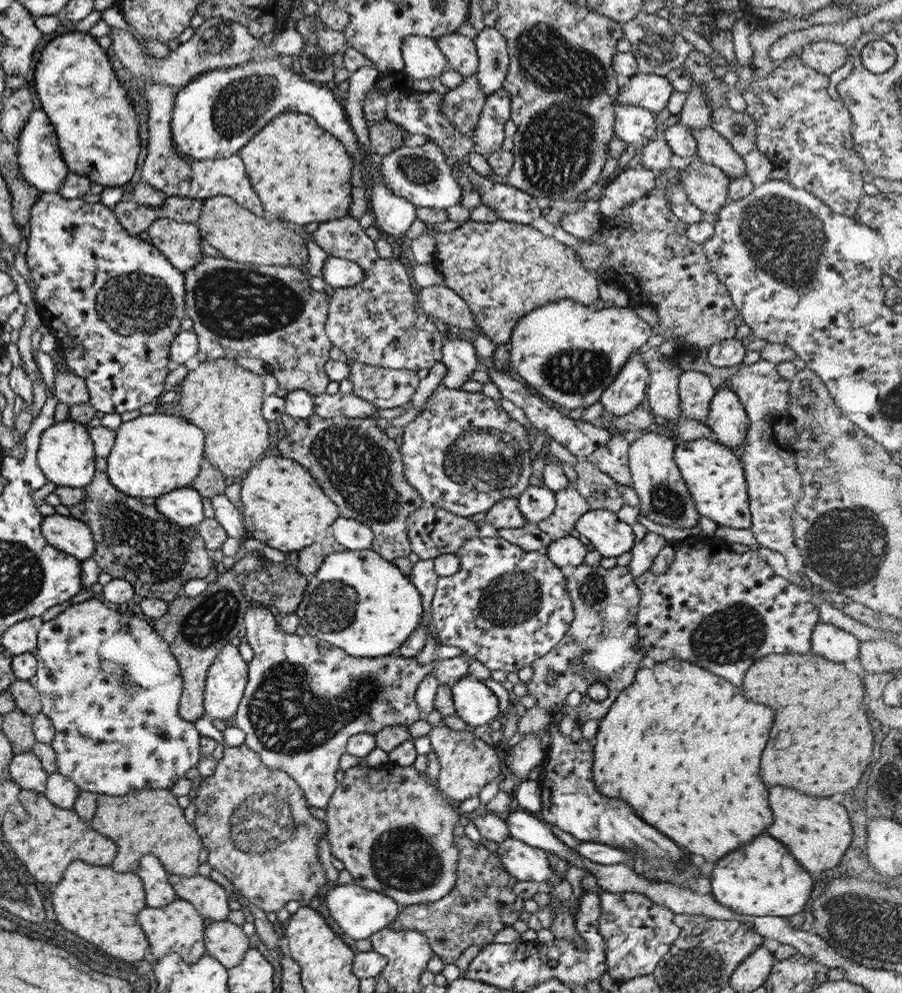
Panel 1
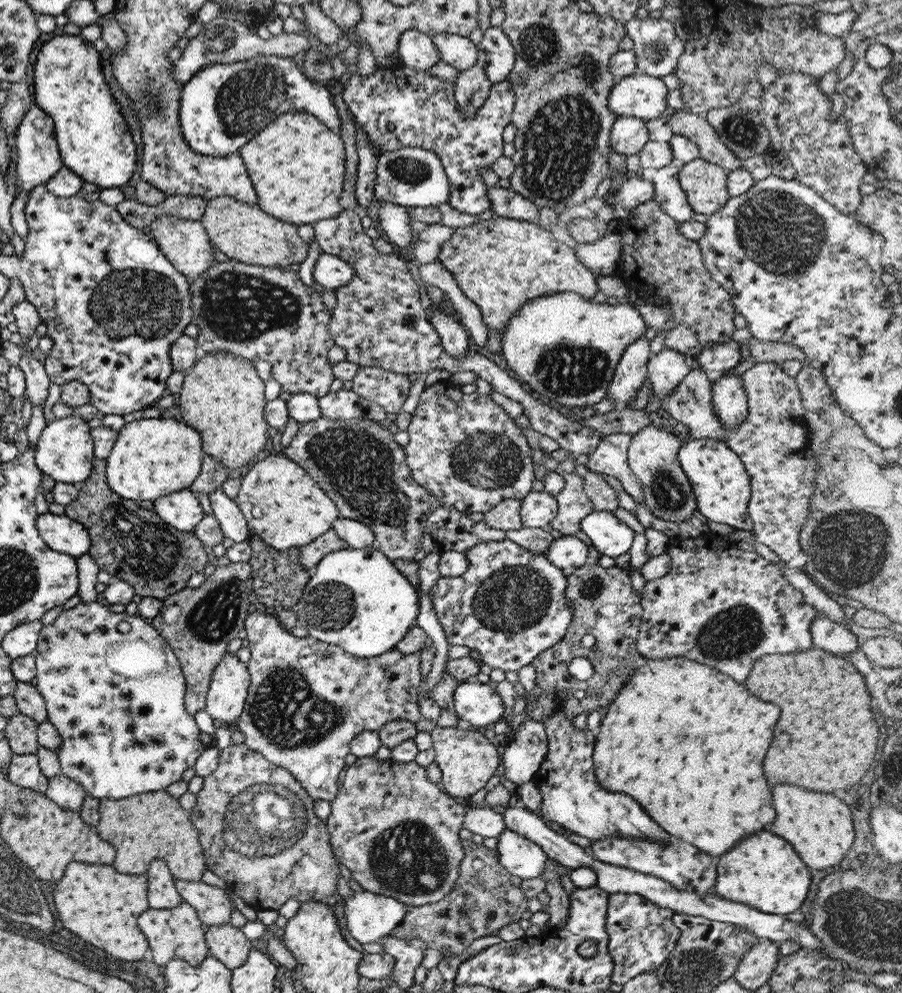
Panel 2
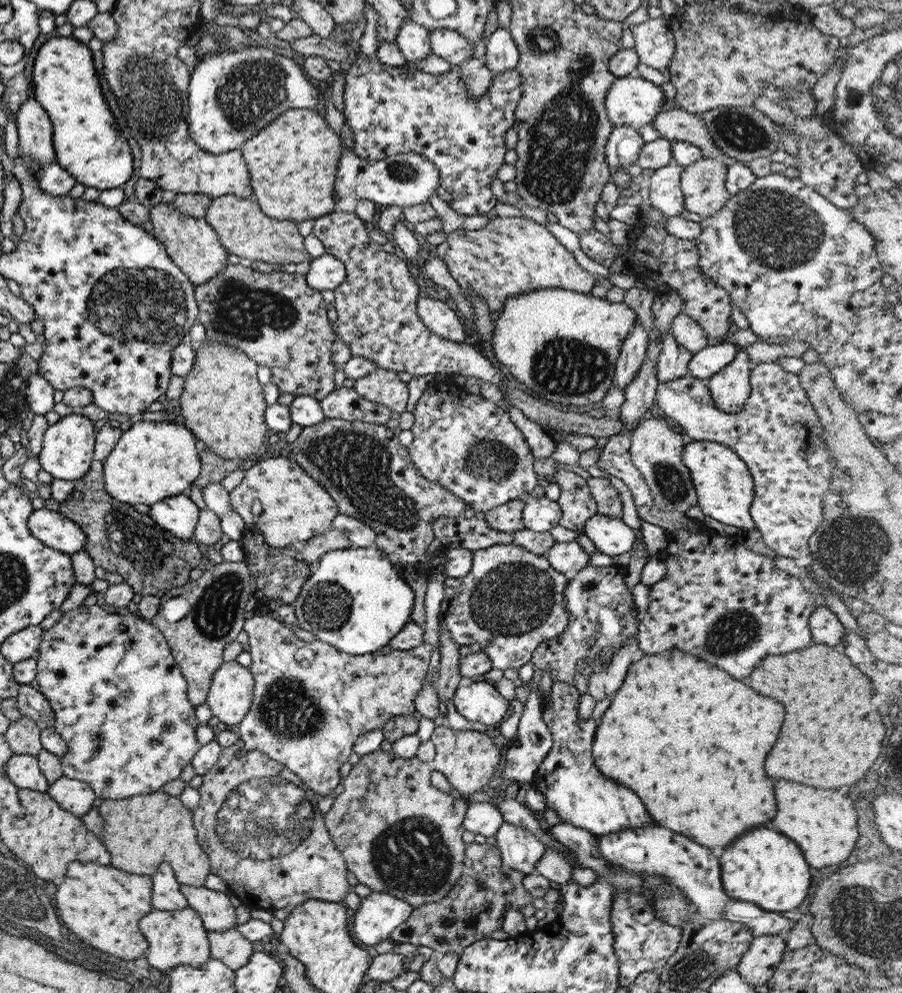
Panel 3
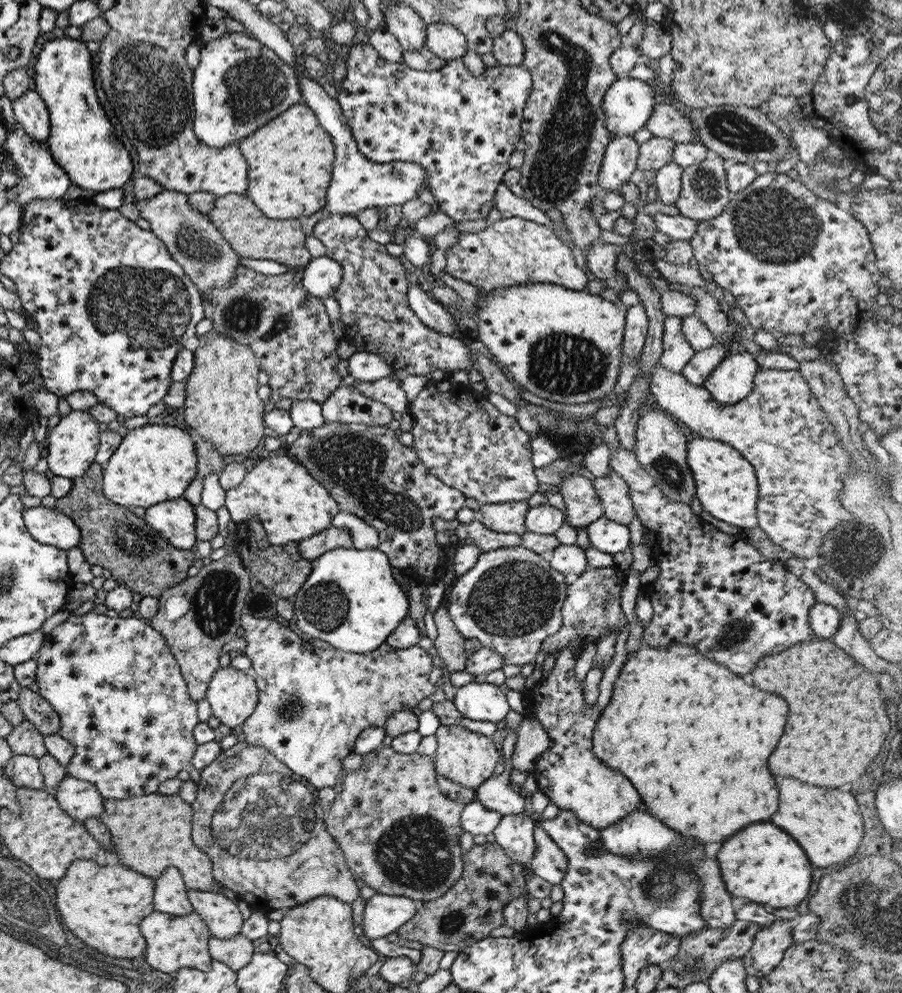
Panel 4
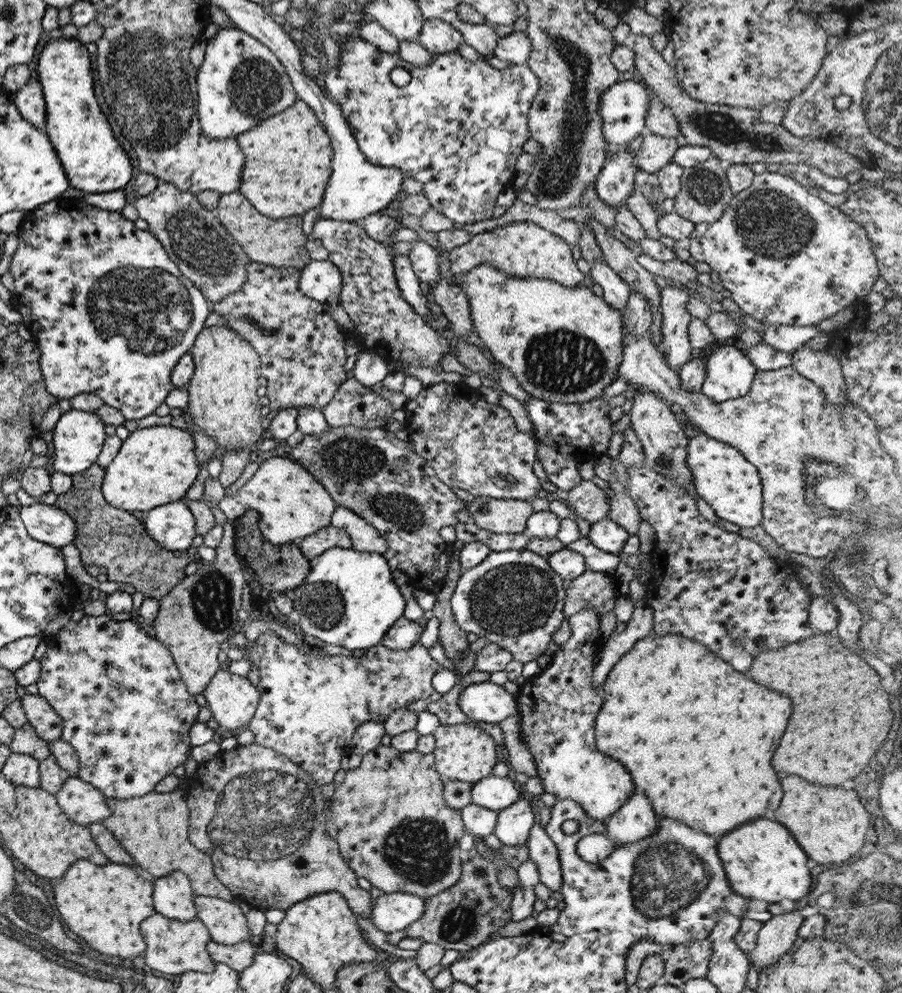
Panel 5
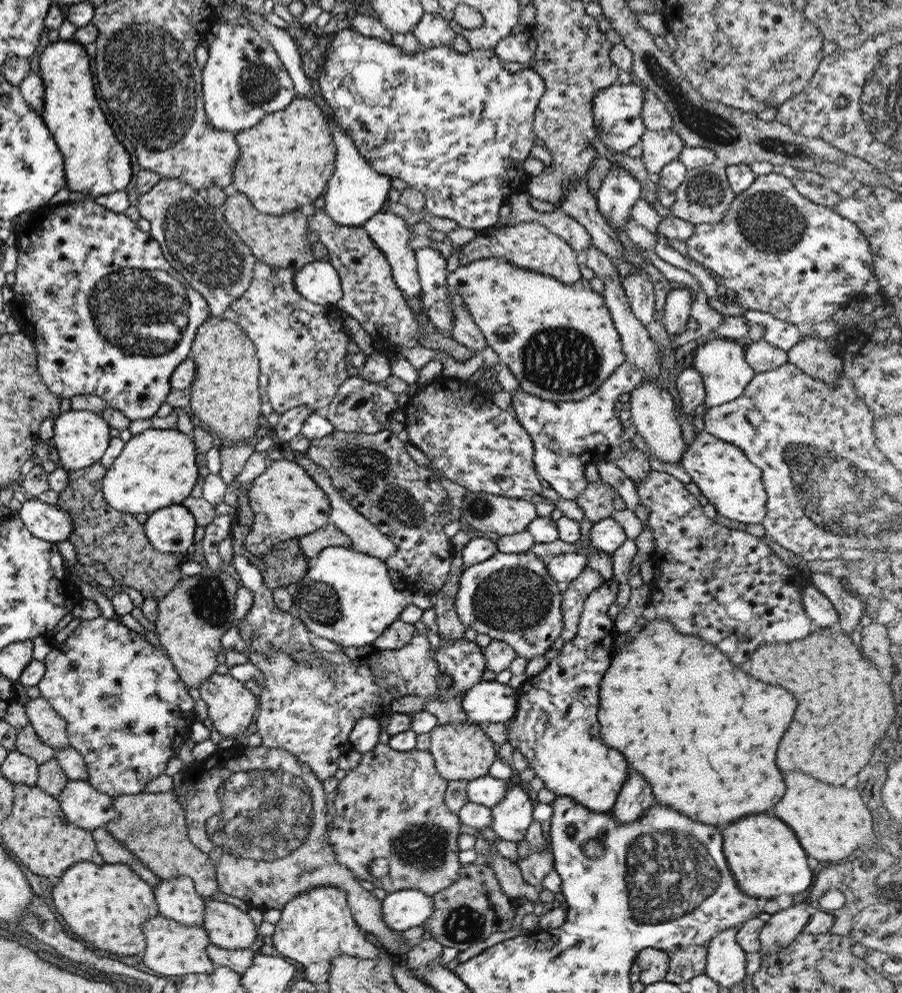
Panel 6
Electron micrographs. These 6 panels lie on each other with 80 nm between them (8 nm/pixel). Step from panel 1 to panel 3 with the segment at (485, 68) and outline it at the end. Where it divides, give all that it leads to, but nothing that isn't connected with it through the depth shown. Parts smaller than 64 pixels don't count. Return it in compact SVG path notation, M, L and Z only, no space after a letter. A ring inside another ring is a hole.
M497 27L484 47L486 51L483 66L491 76L514 69L517 65L519 53L507 29Z

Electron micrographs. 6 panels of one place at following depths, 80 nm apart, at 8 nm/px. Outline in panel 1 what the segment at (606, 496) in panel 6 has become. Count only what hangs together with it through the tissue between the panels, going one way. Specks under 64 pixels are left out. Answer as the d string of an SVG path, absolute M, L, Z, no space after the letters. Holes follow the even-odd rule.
M567 485L554 494L553 512L537 522L537 528L546 532L551 540L564 538L573 530L576 520L589 510L585 499L577 492L574 485Z

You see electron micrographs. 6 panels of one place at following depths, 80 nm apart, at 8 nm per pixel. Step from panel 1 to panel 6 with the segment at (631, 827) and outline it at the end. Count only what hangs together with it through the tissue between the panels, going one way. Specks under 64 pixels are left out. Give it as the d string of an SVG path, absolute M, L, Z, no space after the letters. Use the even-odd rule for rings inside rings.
M611 578L604 579L599 588L587 595L574 637L563 641L558 655L552 658L539 674L529 676L518 687L516 711L506 724L508 727L506 741L523 756L535 776L542 780L544 788L551 790L556 797L569 797L578 802L582 809L596 813L612 810L618 790L629 768L626 760L617 750L604 745L600 739L600 724L596 719L598 682L607 670L617 633L613 621L607 615L607 608L613 604L615 594L617 594L617 583Z

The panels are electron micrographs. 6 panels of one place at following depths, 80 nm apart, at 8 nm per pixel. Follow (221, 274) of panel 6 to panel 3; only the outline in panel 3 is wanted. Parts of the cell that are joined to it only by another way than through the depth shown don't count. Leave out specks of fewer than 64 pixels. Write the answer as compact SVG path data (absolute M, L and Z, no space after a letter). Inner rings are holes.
M159 202L148 210L153 236L165 247L167 256L192 285L215 278L228 264L228 252L221 246L214 230L203 219L193 218L173 210L169 202Z

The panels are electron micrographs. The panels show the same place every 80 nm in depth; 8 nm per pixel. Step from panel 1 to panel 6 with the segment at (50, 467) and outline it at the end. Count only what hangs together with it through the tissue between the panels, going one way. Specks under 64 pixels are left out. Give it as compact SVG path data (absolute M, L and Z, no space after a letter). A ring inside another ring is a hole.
M85 410L61 412L53 421L52 438L54 449L59 456L57 467L67 472L81 470L97 463L109 443L109 426L97 413Z

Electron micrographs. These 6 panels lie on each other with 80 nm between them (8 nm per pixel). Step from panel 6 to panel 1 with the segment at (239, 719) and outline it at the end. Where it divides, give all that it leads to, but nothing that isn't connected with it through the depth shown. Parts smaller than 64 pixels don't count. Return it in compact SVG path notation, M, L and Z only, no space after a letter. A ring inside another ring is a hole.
M223 646L207 669L202 700L207 718L225 721L234 716L247 683L247 669L238 647Z

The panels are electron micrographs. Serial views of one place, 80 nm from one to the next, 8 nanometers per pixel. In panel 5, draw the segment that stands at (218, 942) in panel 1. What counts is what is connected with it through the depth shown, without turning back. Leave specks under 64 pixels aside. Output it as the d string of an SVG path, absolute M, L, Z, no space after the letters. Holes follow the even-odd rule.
M210 940L206 945L206 950L214 963L226 964L235 972L241 972L253 962L254 951L249 940L242 940L230 946Z

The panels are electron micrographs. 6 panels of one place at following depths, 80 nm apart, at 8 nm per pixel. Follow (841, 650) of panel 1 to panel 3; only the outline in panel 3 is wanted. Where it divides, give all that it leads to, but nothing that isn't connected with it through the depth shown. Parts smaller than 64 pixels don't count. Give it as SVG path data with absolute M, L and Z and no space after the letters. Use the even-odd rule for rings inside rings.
M825 605L816 606L808 618L808 627L813 642L826 644L835 648L842 646L845 628Z

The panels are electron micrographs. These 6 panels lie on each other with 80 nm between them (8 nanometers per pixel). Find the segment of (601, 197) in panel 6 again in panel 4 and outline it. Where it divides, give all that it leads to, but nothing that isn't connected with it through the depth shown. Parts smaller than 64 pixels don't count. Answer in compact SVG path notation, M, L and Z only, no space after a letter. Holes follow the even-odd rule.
M631 134L611 136L599 169L598 185L602 188L601 194L608 190L621 195L620 188L636 168L638 144L633 141Z

